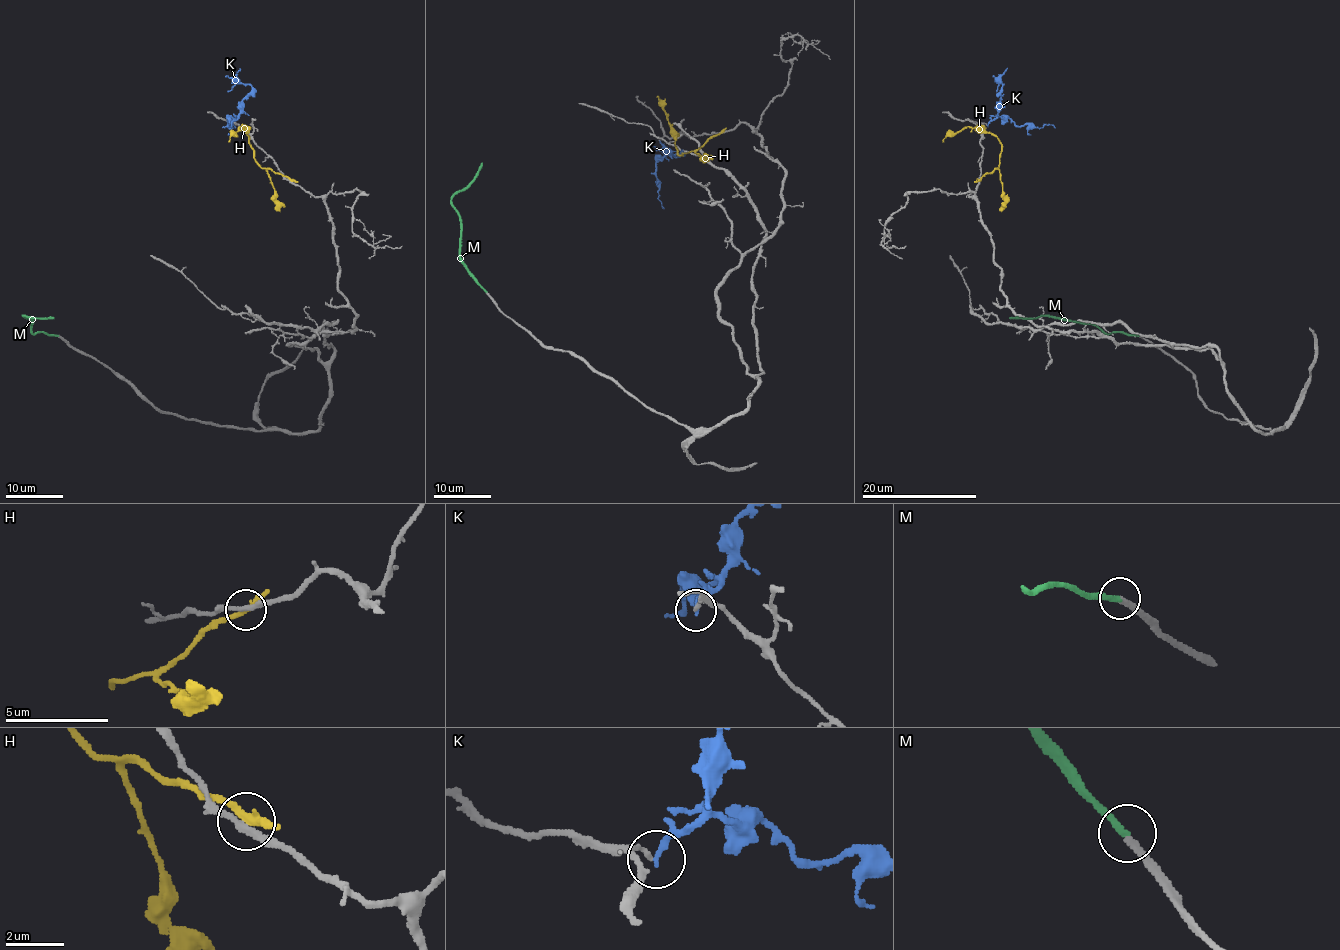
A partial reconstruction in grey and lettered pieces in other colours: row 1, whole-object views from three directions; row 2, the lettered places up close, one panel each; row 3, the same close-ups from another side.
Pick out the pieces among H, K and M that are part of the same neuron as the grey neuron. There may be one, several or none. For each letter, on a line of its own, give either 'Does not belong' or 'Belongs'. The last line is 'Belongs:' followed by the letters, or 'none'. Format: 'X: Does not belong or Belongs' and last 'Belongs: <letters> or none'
H: Does not belong
K: Does not belong
M: Belongs
Belongs: M

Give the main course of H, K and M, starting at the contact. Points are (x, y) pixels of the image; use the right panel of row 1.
H: (980, 181), (997, 168), (1000, 141), (990, 133), (963, 128), (950, 133), (944, 142)
K: (987, 125), (996, 116), (1001, 116), (1019, 126), (1042, 128), (1046, 125), (1055, 128)
M: (1138, 336), (1119, 332), (1108, 333), (1092, 324), (1047, 316), (1009, 319)

